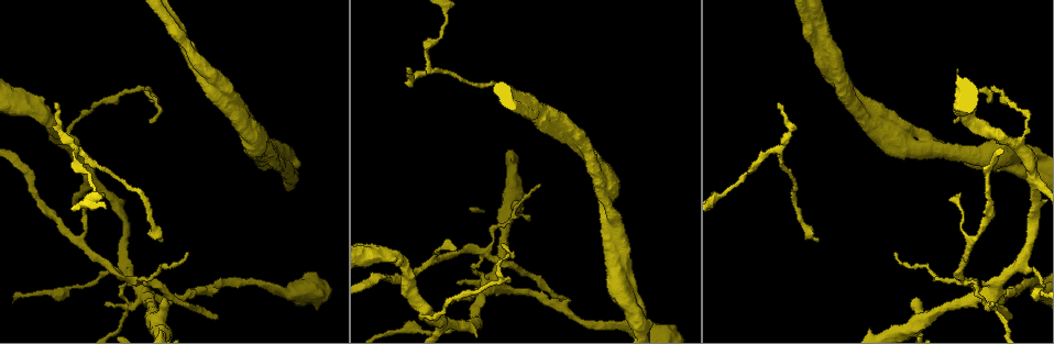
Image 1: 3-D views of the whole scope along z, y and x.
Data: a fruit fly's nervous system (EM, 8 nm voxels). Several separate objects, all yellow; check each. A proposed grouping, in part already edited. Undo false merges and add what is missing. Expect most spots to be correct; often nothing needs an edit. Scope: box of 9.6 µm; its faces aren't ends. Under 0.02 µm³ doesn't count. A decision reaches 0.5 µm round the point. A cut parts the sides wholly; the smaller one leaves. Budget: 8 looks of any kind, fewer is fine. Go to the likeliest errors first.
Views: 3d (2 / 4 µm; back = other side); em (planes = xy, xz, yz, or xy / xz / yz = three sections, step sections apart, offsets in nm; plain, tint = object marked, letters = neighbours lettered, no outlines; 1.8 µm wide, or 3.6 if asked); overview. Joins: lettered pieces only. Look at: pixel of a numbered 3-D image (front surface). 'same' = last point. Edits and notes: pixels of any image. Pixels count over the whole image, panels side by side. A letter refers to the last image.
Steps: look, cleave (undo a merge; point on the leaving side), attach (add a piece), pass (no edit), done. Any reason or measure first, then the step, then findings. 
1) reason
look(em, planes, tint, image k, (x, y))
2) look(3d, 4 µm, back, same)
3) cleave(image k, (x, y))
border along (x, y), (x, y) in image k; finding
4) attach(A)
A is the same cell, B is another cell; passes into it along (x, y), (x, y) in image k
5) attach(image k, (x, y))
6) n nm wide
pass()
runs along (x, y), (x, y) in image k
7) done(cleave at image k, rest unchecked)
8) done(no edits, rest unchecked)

free end
look(em, planes, letters, image 1, (819, 240))

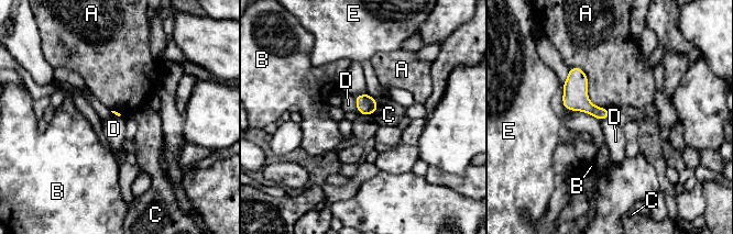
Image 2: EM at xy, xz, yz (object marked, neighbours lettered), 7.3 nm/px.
pass()
A, B, C, D and E are other cells; no lettered piece goes on from it

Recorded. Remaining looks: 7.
a fork
look(em, 3.6 µm, planes, letters, image 1, (479, 257))

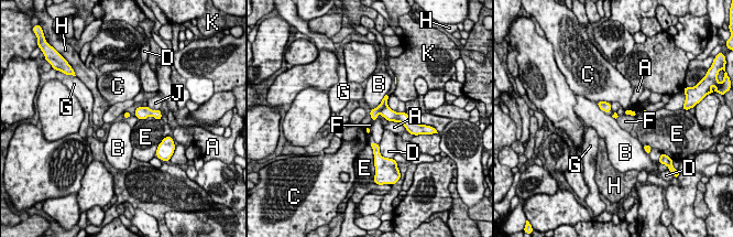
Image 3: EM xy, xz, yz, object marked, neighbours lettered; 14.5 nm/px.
cleave(image 3, (386, 112))
A, B, C, D, E, F, G, H, J and K are other cells; two cells meet here

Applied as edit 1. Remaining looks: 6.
look(em, yz, step 4, tint, image 1, (825, 37))

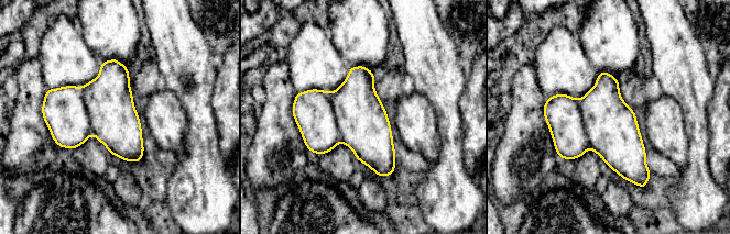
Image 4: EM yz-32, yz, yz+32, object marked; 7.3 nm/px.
look(em, planes, letters, same)

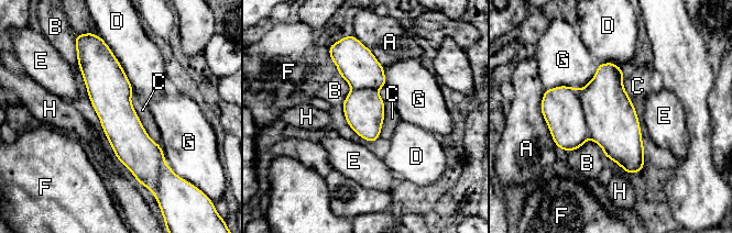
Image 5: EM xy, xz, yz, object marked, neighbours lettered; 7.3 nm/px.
pass()
A, B, C, D, E, F, G and H are other cells; runs along (107, 51), (139, 178) in image 5; all the same cell

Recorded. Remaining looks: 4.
thick turns thin
look(3d, 4 µm, image 1, (278, 152))

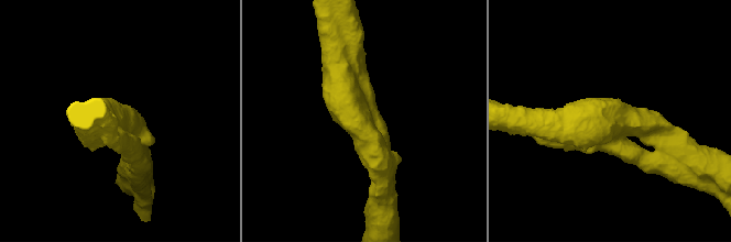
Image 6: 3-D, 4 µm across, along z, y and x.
look(em, 3.6 µm, xy, step 4, tint, image 6, (361, 123))

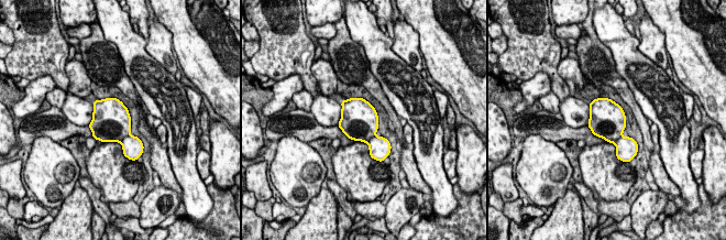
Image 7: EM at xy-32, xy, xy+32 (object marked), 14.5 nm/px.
see the neighbours
look(em, 3.6 µm, xy, step 4, letters, same)

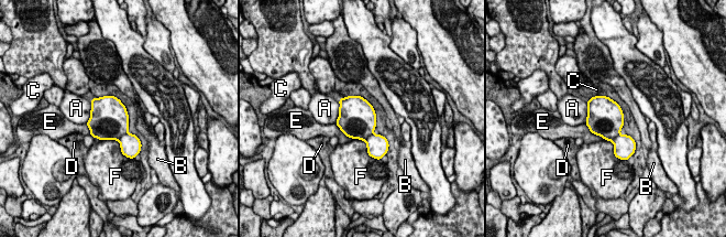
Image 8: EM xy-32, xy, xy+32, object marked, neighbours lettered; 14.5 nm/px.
pass()
A, B, C, D, E and F are other cells; border along (91, 98), (90, 117), (86, 124) in image 8; continuous, no second cell

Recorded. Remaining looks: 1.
done(cleave at image 3, rest unchecked)

